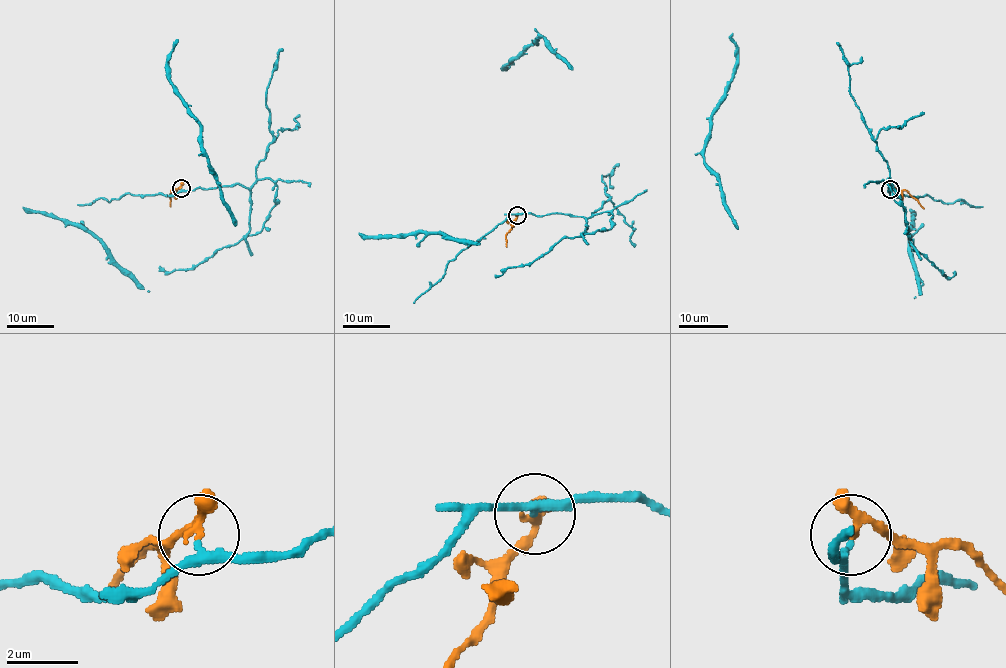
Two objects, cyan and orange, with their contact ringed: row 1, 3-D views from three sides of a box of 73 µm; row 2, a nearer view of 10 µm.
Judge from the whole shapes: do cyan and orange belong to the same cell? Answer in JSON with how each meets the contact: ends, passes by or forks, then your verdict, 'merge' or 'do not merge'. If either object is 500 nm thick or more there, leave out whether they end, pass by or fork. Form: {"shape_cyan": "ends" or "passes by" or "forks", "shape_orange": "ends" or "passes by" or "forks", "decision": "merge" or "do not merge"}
{"shape_cyan": "passes by", "shape_orange": "passes by", "decision": "do not merge"}

